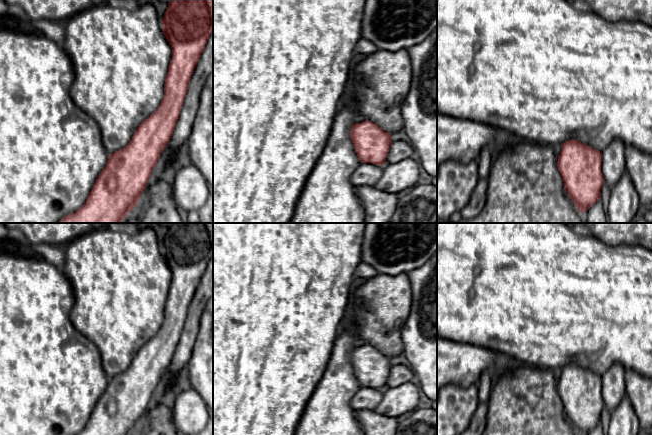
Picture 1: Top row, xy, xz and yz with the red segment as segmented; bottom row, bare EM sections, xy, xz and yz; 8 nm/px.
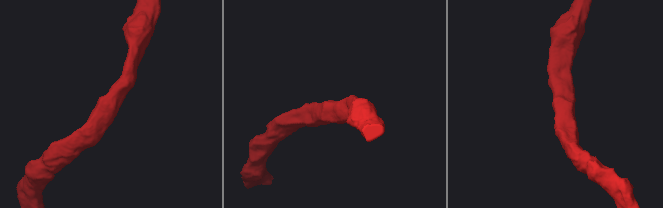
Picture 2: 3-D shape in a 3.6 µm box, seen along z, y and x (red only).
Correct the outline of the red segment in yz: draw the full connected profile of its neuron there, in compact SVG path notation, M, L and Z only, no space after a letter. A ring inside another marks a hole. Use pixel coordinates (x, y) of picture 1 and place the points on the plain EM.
M568 364L561 369L557 391L564 413L579 435L587 435L599 423L604 407L601 396L602 376Z

